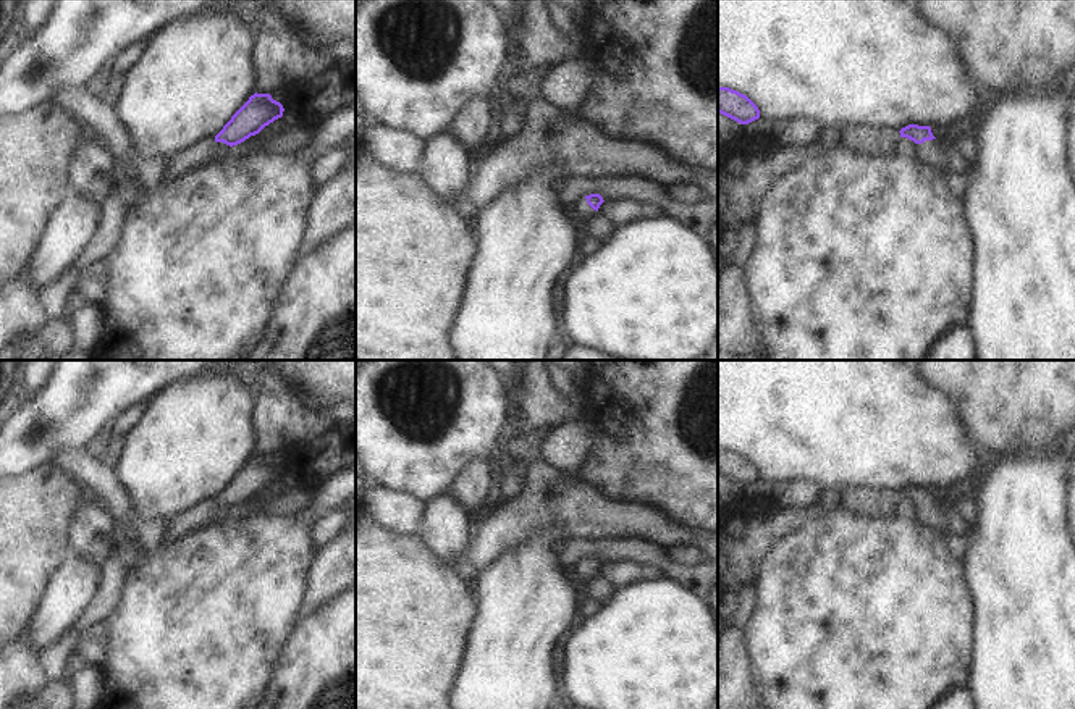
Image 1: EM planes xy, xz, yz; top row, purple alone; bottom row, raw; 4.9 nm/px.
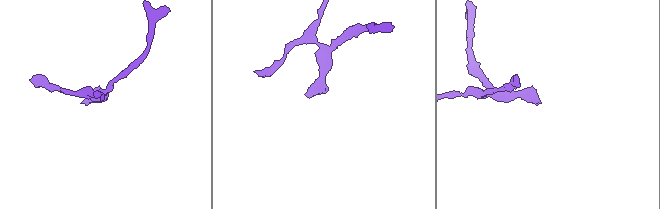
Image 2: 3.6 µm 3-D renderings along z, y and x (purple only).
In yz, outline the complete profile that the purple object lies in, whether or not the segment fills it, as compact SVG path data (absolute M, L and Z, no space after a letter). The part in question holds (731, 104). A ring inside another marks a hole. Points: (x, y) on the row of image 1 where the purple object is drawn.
M718 87L718 113L748 124L760 118L758 107L744 94L729 87Z

